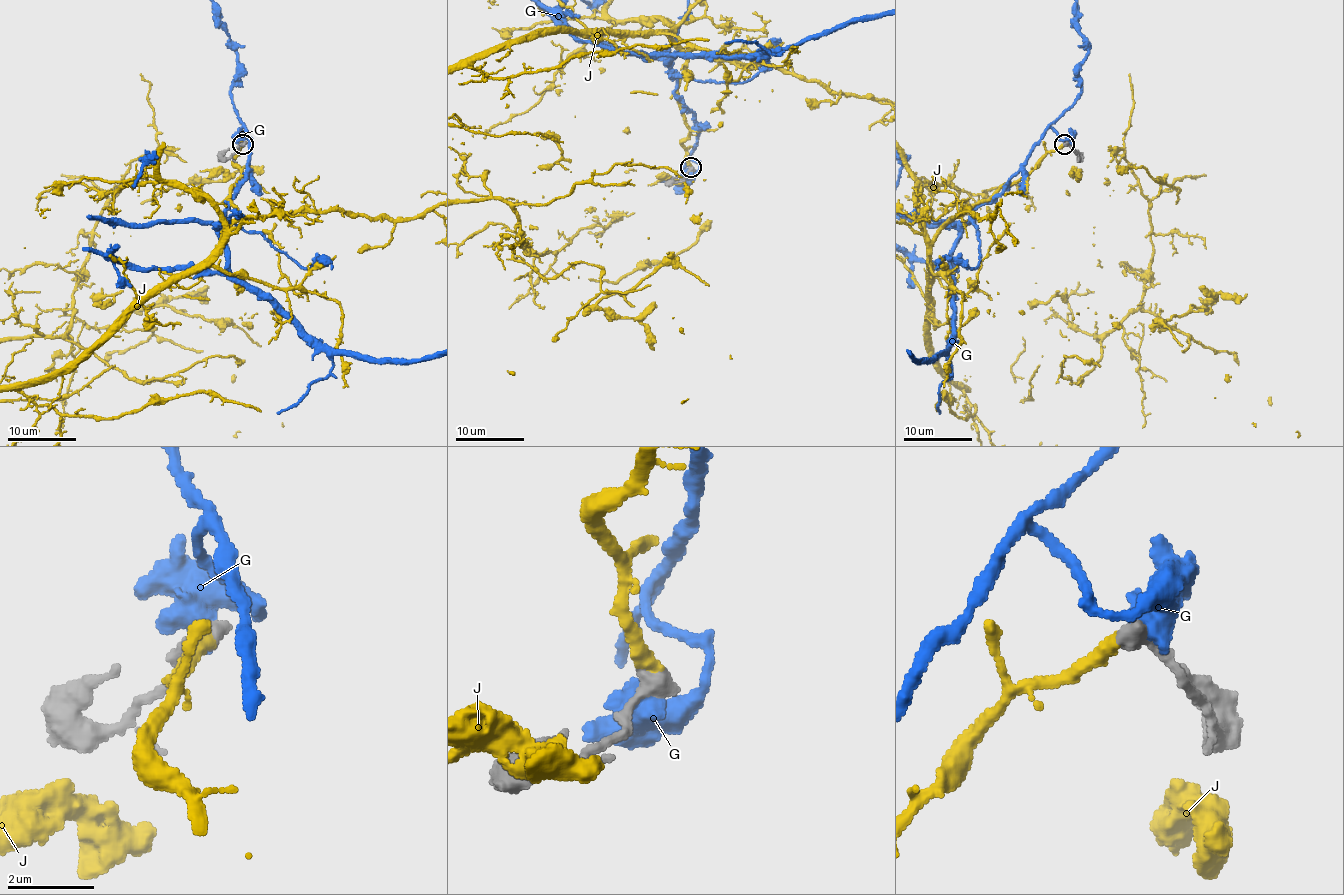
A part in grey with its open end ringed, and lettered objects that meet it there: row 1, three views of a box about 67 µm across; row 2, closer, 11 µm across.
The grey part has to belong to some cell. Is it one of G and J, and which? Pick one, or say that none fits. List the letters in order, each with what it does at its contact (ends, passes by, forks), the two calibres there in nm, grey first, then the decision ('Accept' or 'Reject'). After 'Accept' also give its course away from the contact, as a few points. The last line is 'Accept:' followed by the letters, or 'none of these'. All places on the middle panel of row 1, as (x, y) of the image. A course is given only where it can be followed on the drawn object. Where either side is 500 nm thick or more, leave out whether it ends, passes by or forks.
G: Thickness 500 nm (grey) against 750 nm. Reject
J: It ends there. Thickness 480 nm (grey) against 360 nm. Accept
Accept: J

